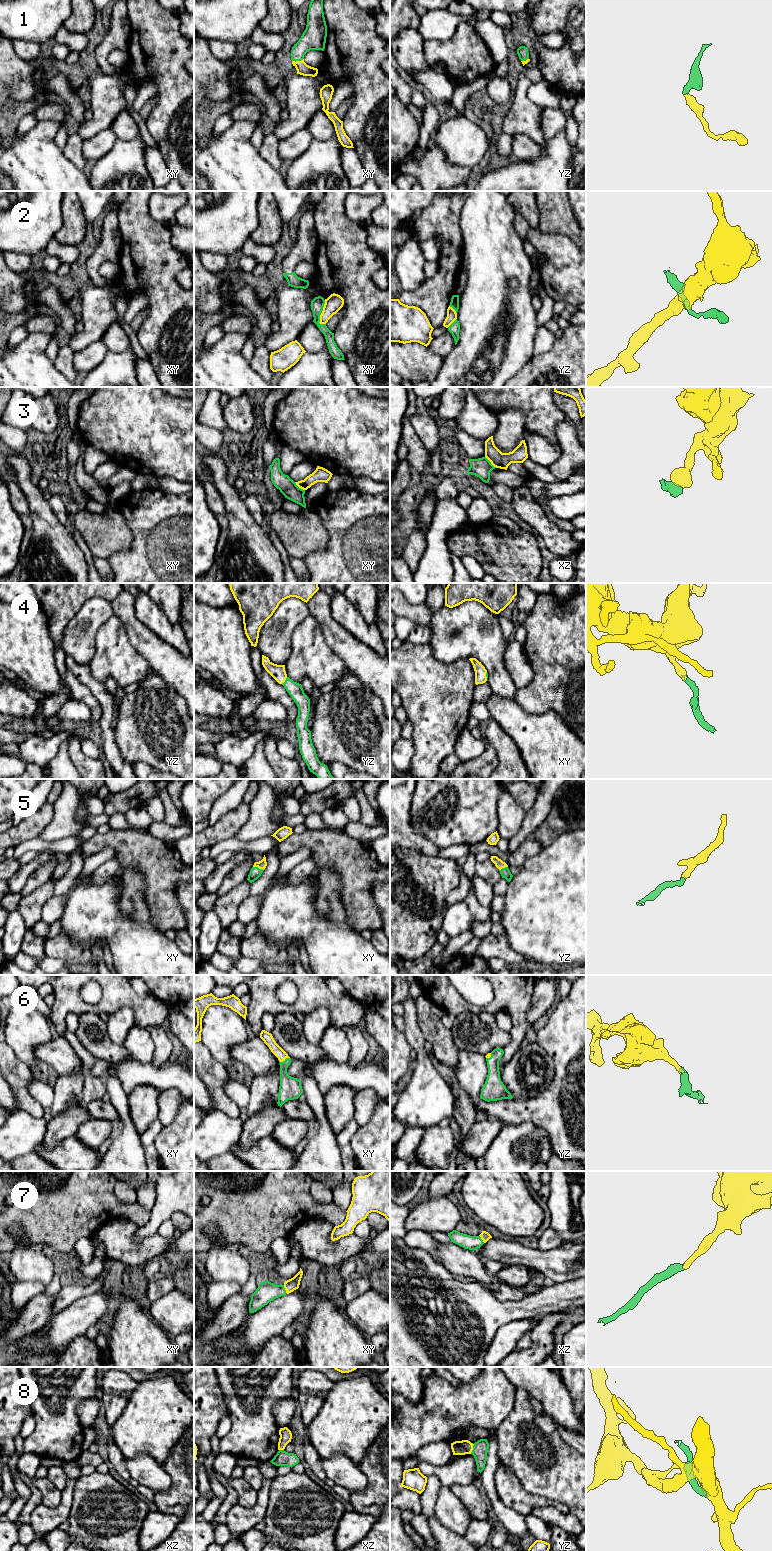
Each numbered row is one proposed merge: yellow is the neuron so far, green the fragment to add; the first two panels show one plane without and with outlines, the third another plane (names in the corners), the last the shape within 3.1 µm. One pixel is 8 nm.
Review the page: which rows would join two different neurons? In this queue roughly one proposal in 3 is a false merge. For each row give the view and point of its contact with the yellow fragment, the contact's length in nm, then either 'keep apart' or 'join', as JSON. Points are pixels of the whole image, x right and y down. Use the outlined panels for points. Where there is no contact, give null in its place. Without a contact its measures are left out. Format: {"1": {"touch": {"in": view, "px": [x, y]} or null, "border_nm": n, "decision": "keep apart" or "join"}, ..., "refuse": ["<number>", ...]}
{"1": {"touch": {"in": "xy", "px": [297, 61]}, "border_nm": 100, "decision": "join"}, "2": {"touch": {"in": "xy", "px": [322, 312]}, "border_nm": 200, "decision": "keep apart"}, "3": {"touch": {"in": "xz", "px": [490, 461]}, "border_nm": 130, "decision": "keep apart"}, "4": {"touch": {"in": "yz", "px": [284, 681]}, "border_nm": 80, "decision": "join"}, "5": {"touch": {"in": "xy", "px": [258, 867]}, "border_nm": 90, "decision": "join"}, "6": {"touch": {"in": "xy", "px": [284, 1059]}, "border_nm": 90, "decision": "join"}, "7": {"touch": {"in": "xy", "px": [285, 1289]}, "border_nm": 80, "decision": "join"}, "8": {"touch": {"in": "yz", "px": [472, 1449]}, "border_nm": 90, "decision": "keep apart"}, "refuse": ["2", "3", "8"]}

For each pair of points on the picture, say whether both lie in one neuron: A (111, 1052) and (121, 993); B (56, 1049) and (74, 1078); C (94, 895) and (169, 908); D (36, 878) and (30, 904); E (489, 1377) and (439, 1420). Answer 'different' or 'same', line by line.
A: different
B: different
C: different
D: different
E: same

